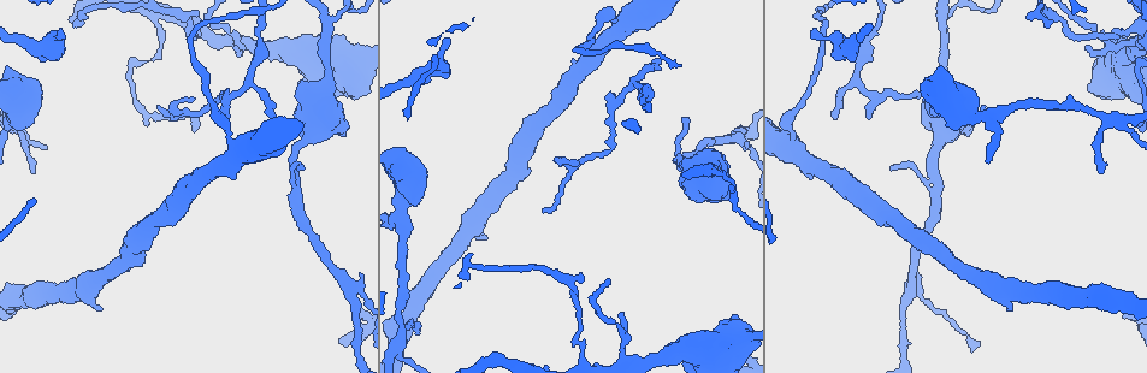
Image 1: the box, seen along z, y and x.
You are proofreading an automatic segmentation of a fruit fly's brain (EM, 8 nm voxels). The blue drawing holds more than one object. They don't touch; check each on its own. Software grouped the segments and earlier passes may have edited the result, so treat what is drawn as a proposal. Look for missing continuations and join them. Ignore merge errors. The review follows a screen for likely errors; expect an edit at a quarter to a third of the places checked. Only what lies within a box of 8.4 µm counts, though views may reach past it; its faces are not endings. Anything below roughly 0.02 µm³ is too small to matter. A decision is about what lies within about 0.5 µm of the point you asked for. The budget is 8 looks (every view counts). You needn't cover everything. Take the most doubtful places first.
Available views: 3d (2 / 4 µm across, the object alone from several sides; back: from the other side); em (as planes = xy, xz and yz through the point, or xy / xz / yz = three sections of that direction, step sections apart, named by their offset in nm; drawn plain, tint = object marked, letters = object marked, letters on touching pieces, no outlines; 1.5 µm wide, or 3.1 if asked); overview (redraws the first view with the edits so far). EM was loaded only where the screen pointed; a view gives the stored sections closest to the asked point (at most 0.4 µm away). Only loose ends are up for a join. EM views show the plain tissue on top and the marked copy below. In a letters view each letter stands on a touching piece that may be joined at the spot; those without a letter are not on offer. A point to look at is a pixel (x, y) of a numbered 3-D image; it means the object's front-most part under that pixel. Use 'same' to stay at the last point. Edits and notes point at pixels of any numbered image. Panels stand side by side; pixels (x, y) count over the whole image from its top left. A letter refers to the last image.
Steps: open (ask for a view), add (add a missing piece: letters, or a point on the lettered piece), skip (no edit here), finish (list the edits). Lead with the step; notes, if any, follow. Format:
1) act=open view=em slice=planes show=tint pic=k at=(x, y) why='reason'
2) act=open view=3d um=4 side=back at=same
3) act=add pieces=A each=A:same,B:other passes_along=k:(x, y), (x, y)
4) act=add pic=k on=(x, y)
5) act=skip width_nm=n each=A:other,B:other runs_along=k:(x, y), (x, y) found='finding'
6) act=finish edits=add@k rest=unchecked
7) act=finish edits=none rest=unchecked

act=open view=3d um=2 pic=1 at=(812, 28) why='thin end'

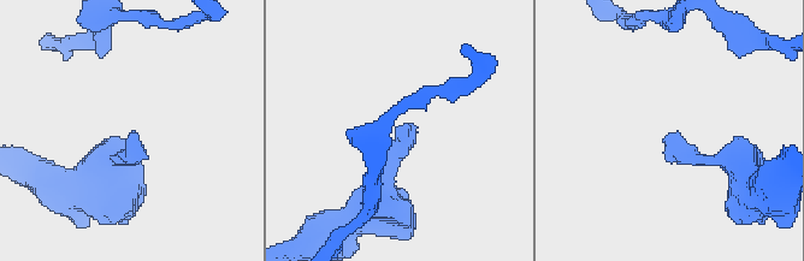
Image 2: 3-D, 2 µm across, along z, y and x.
act=open view=em slice=yz step=4 show=letters pic=2 at=(668, 136)

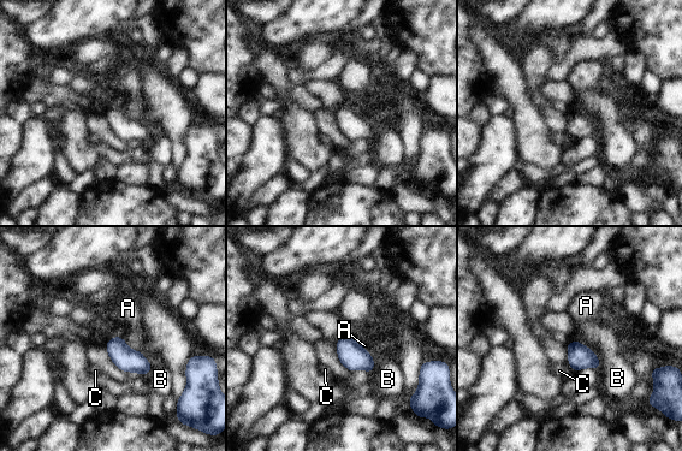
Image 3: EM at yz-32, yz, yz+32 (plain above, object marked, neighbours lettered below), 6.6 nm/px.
act=open view=em slice=planes show=letters at=same

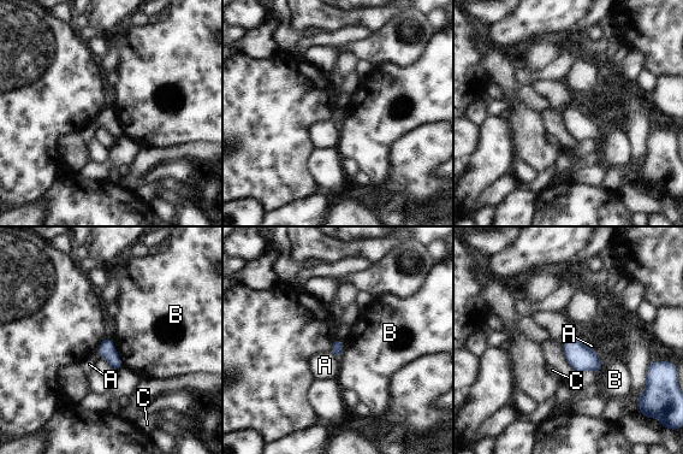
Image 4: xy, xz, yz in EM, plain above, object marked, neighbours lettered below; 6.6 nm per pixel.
act=skip each=A:other,B:other,C:other border=4:(111, 338), (123, 366) found='none of them fits'

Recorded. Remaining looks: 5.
act=open view=3d um=2 pic=1 at=(99, 308) why='thick end'

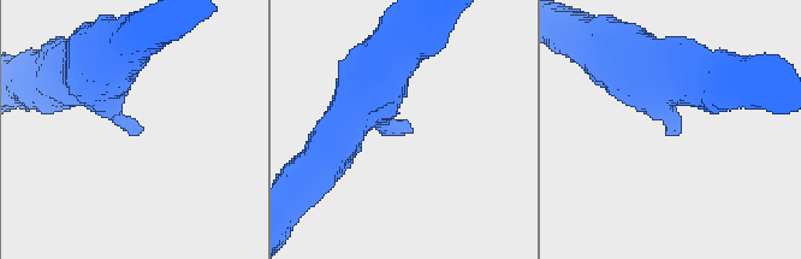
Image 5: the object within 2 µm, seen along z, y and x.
act=open view=em slice=planes show=tint pic=5 at=(139, 134)

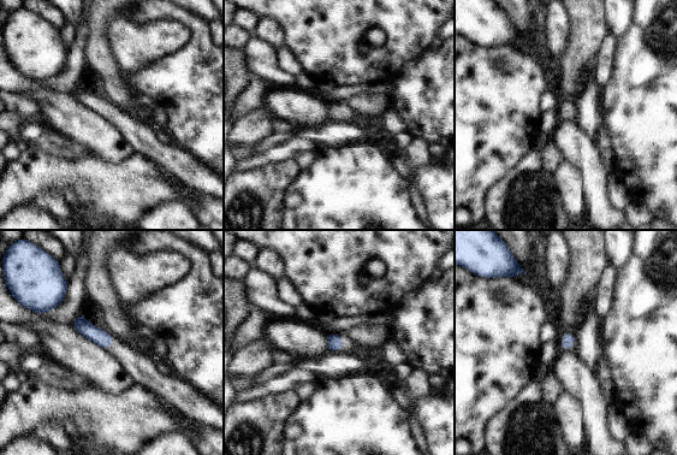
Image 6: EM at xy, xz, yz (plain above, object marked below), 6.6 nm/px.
act=open view=em slice=planes show=letters at=same why='what lies round it'

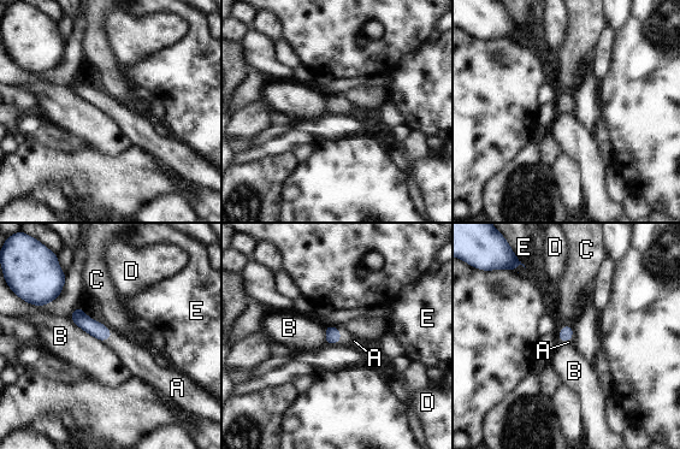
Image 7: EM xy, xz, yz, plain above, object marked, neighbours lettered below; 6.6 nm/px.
act=add pieces=A each=A:same,B:other,C:other,D:other,E:other found='it goes on there'

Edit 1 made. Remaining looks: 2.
act=open view=3d um=4 pic=1 at=(892, 169) why='thin end'

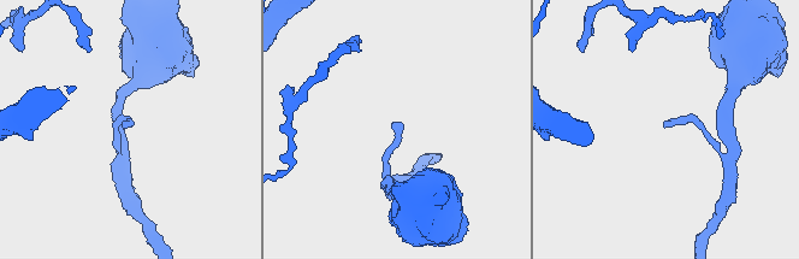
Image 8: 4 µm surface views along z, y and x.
act=open view=em slice=planes show=letters pic=8 at=(393, 122)

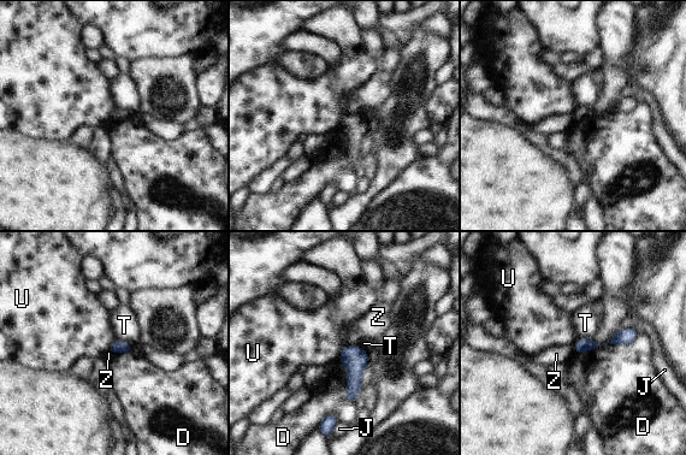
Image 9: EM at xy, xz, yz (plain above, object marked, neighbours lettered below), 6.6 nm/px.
act=skip longest_contact=D:240nm each=D:other,J:other,T:other,U:other,Z:other border=9:(347, 344), (354, 346) found='none of them fits'

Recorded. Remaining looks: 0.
act=finish edits=add@7 rest=unchecked

